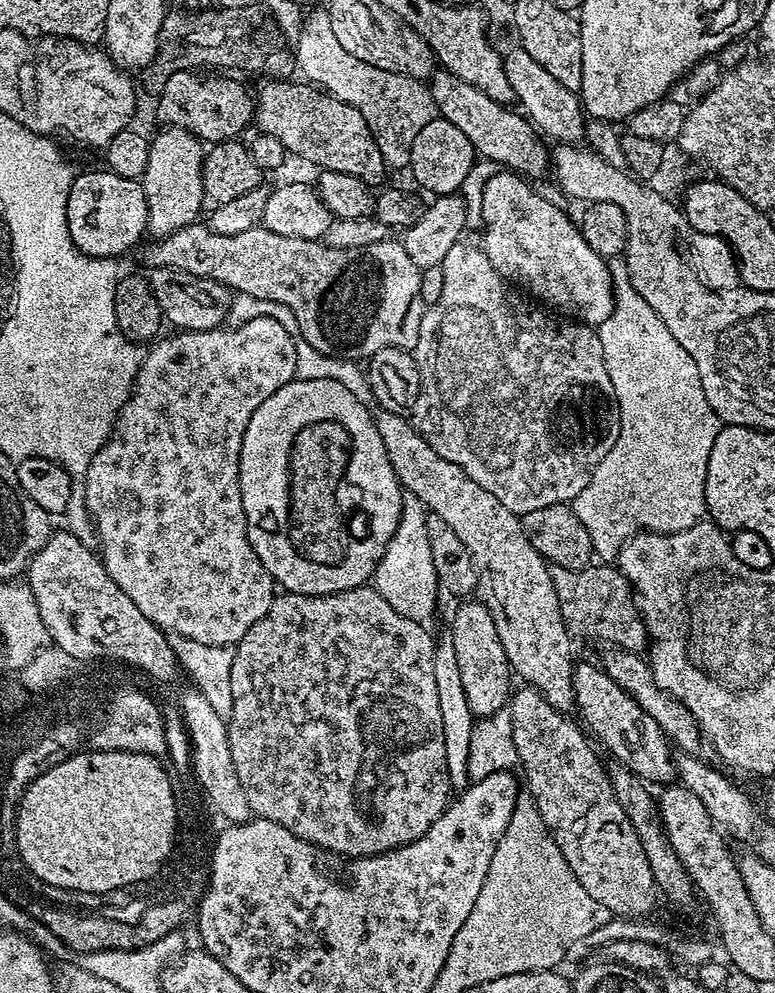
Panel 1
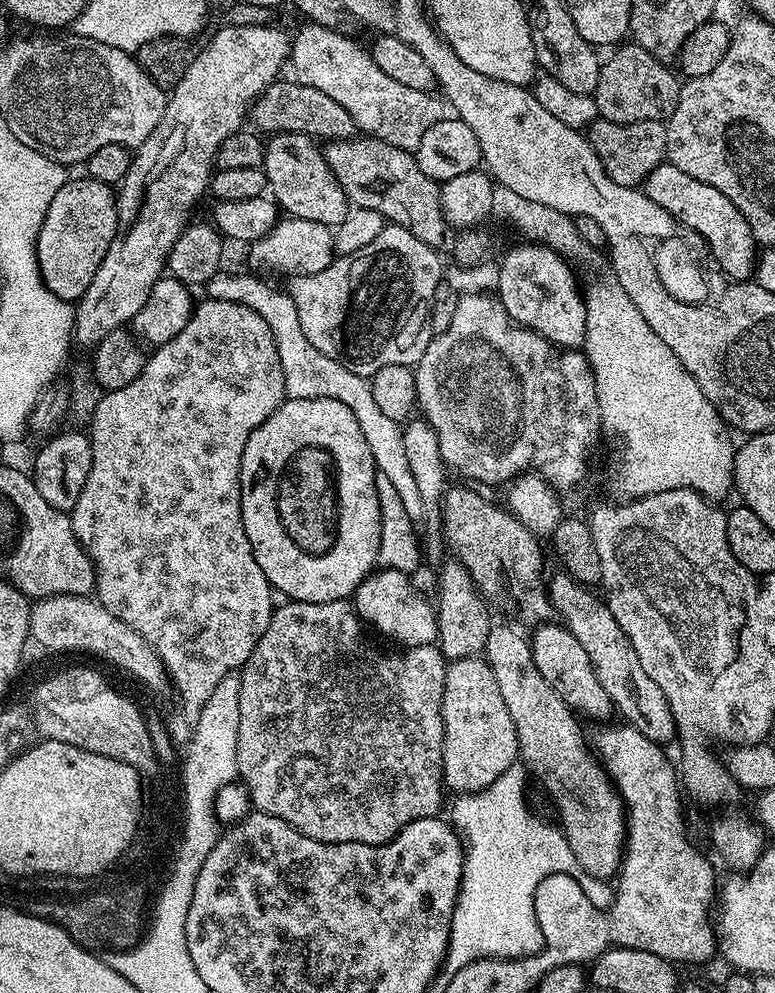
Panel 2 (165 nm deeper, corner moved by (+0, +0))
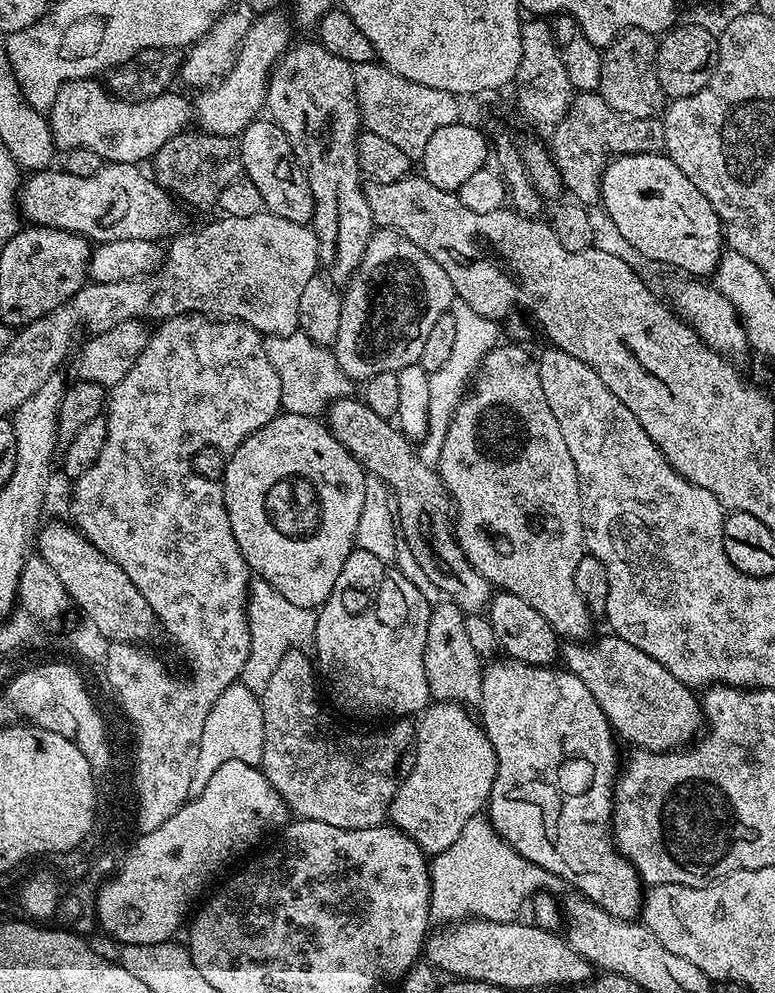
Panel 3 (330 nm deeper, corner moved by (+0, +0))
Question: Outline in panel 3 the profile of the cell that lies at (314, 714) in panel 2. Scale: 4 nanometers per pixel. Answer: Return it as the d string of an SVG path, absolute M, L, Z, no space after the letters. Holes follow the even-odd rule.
M304 650L289 652L270 676L270 682L262 690L265 734L259 767L293 817L350 830L379 828L390 816L398 787L400 759L414 744L413 721L400 718L392 722L396 724L388 724L377 732L343 732L328 721L316 693L316 680L318 672L313 657L309 653L307 656Z

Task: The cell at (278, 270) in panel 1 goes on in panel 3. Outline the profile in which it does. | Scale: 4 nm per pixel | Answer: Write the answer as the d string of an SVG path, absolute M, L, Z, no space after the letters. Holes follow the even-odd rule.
M376 228L358 270L342 292L338 338L334 345L338 366L354 382L363 382L374 378L374 374L401 372L406 366L417 363L430 329L444 312L449 311L453 299L452 283L446 270L442 270L442 266L438 266L430 254L418 250L414 242L394 230Z

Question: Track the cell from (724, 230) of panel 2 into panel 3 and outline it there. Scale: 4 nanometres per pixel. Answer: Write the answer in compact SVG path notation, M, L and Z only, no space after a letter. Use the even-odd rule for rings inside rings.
M630 154L610 161L600 179L600 204L608 211L617 234L638 255L681 268L692 278L711 277L720 265L726 241L718 214L710 206L710 198L674 166L668 155Z

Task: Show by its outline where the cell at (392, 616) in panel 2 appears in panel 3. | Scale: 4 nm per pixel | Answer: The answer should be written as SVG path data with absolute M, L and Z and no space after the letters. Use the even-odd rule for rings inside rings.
M353 549L347 556L346 565L342 566L342 571L338 574L338 579L334 584L334 590L331 591L330 598L324 605L321 605L317 613L316 632L313 636L316 652L314 651L314 660L321 674L326 680L328 690L335 704L342 710L352 714L362 716L380 716L382 714L394 714L396 718L412 718L424 711L430 703L428 694L428 683L426 682L426 670L424 669L424 651L426 650L426 630L430 622L430 614L433 605L422 598L422 594L405 576L398 571L392 564L382 562L380 558L375 558L374 554L369 554L360 549Z

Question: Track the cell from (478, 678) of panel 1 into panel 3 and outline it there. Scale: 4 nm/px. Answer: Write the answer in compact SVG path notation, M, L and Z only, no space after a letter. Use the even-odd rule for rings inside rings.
M432 702L414 724L414 755L408 776L399 781L390 820L423 851L435 856L450 848L471 818L488 804L498 770L484 725L462 704Z

